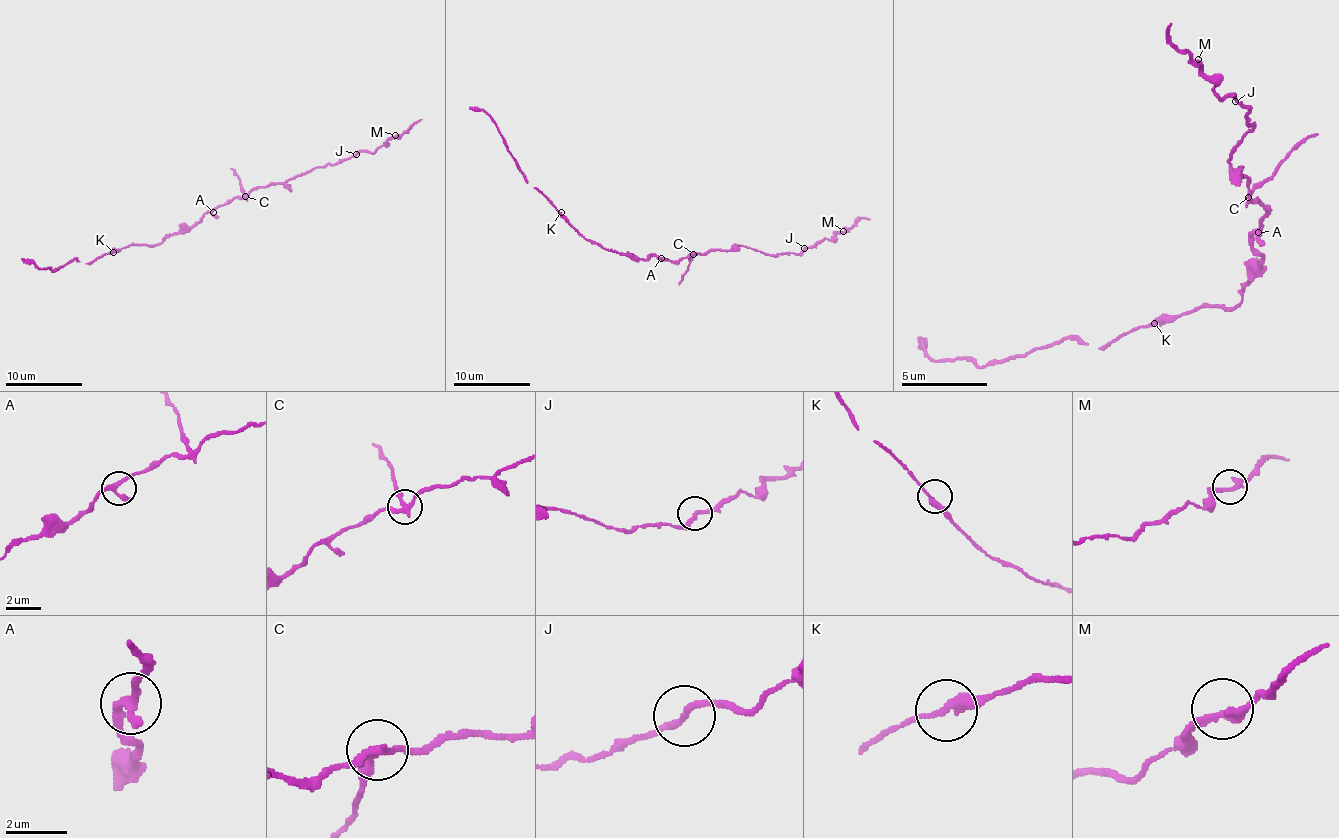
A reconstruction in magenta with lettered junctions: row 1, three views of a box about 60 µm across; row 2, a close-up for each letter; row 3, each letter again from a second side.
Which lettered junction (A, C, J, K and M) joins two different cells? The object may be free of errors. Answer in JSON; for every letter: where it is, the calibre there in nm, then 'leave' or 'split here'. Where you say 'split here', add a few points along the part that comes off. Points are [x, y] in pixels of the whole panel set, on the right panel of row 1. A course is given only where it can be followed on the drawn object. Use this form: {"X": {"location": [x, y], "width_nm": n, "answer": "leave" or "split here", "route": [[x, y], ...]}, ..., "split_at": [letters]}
{"A": {"location": [1258, 232], "width_nm": 240, "answer": "leave"}, "C": {"location": [1248, 197], "width_nm": 240, "answer": "split here", "route": [[1249, 198], [1284, 159], [1319, 133]]}, "J": {"location": [1235, 101], "width_nm": 200, "answer": "leave"}, "K": {"location": [1154, 323], "width_nm": 300, "answer": "leave"}, "M": {"location": [1198, 59], "width_nm": 280, "answer": "leave"}, "split_at": ["C"]}

